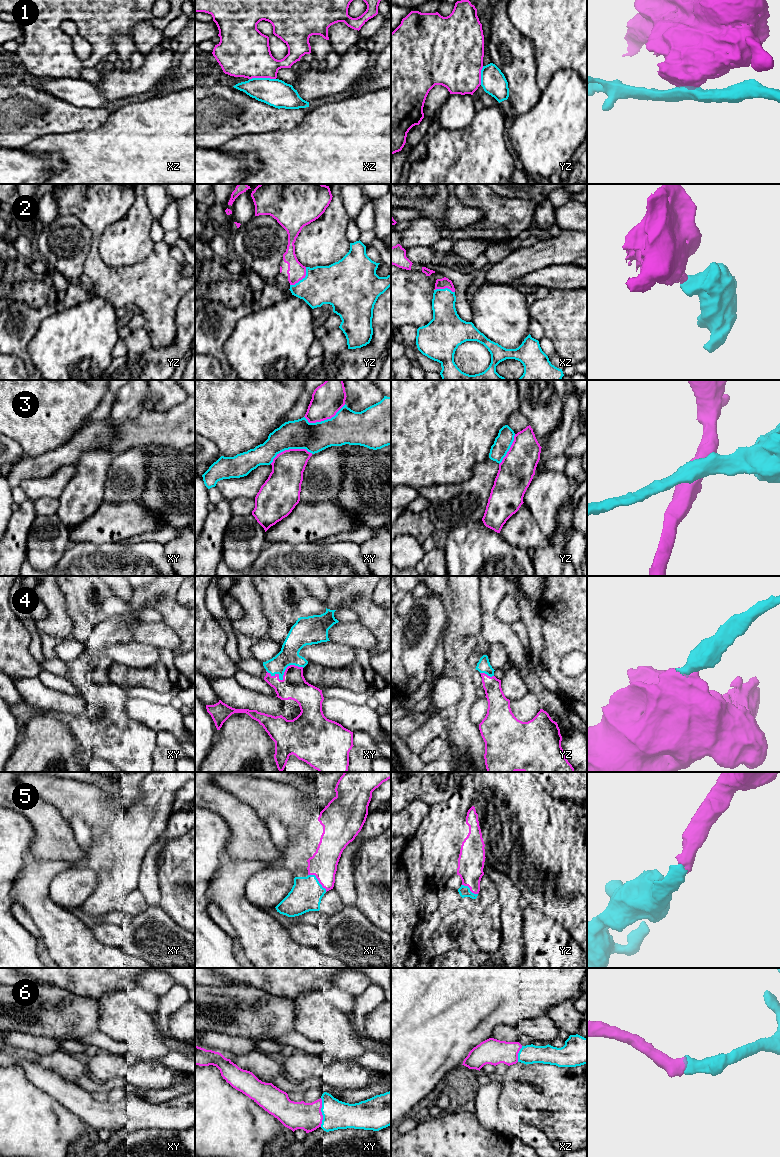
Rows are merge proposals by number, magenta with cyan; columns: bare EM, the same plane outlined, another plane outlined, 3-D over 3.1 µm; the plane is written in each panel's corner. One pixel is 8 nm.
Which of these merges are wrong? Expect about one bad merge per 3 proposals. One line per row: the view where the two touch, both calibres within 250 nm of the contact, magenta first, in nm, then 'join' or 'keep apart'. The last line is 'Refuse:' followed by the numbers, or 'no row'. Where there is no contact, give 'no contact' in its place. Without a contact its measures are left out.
1: xz | 400/220 nm | keep apart
2: yz | 150/300 nm | join
3: xy | 260/240 nm | keep apart
4: xy | 200/160 nm | join
5: xy | 220/260 nm | join
6: xy | 220/220 nm | join
Refuse: 1, 3

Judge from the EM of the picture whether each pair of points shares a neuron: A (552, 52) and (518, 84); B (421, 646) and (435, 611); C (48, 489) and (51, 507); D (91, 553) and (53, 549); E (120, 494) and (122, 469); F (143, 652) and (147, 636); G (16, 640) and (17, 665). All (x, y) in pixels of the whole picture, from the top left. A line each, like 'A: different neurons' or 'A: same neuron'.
A: different neurons
B: same neuron
C: different neurons
D: different neurons
E: same neuron
F: different neurons
G: same neuron

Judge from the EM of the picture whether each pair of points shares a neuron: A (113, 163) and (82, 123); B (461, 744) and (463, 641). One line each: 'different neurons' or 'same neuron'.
A: different neurons
B: different neurons

